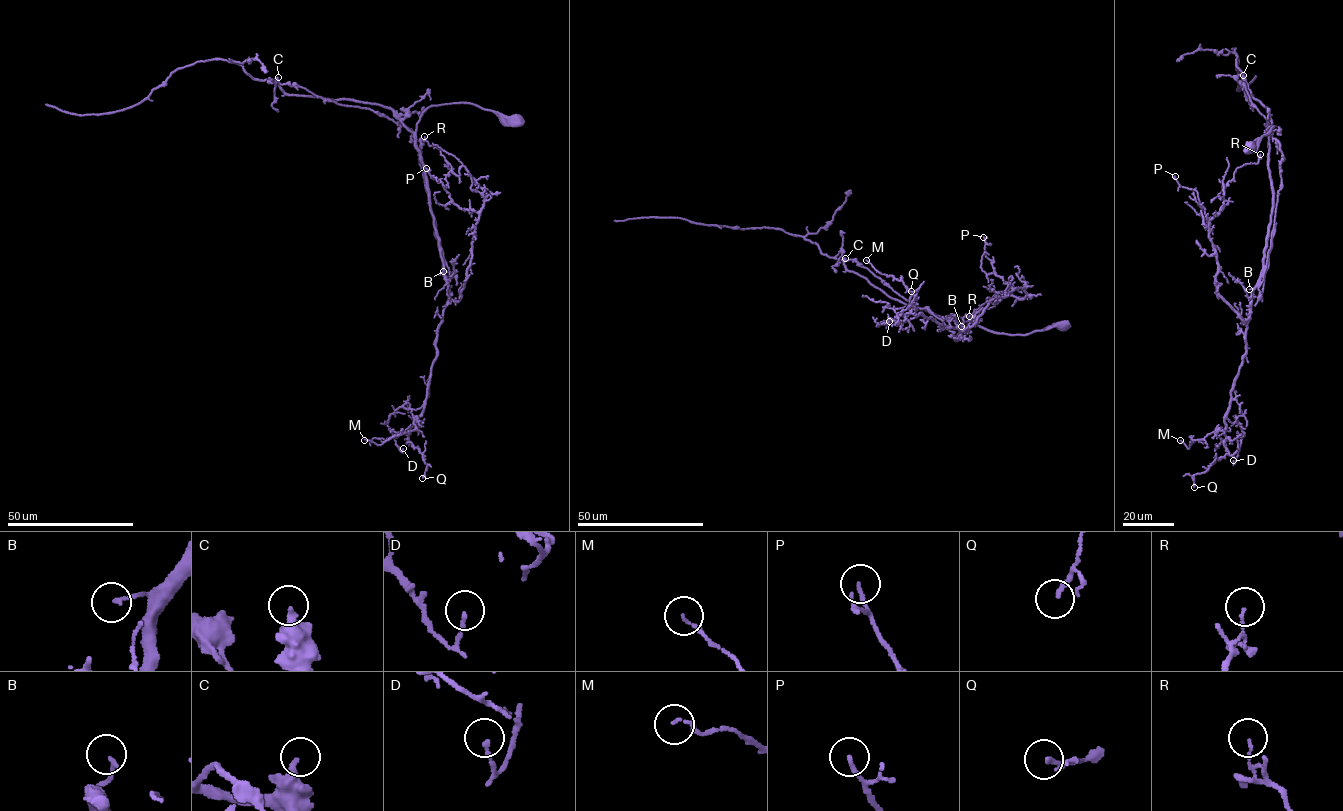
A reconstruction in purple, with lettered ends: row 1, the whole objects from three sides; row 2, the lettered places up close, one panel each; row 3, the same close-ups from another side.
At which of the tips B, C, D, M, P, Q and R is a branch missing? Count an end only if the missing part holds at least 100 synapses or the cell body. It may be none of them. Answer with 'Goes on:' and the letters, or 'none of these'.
Goes on: none of these

